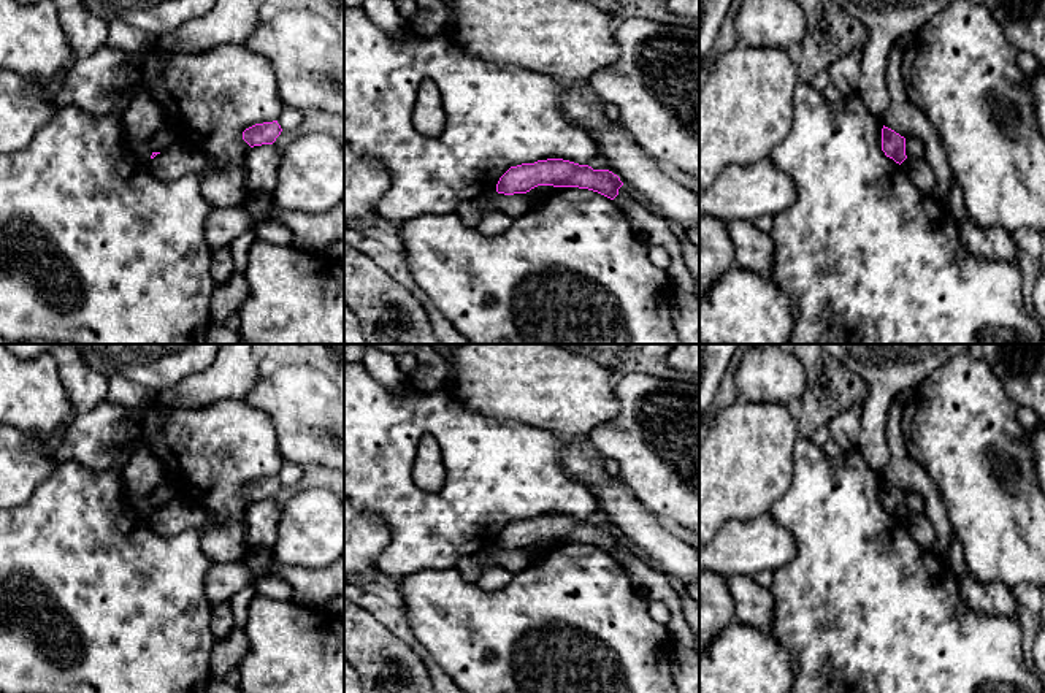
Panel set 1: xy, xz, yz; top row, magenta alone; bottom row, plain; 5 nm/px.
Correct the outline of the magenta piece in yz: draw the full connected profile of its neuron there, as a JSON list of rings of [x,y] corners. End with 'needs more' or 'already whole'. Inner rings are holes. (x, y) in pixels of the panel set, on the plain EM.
[[[883,481],[882,506],[885,507],[886,512],[893,514],[896,519],[901,520],[907,514],[905,493]]] | already whole

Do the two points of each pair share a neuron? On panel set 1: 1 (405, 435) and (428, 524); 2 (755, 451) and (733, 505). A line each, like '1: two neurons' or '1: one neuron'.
1: one neuron
2: one neuron

